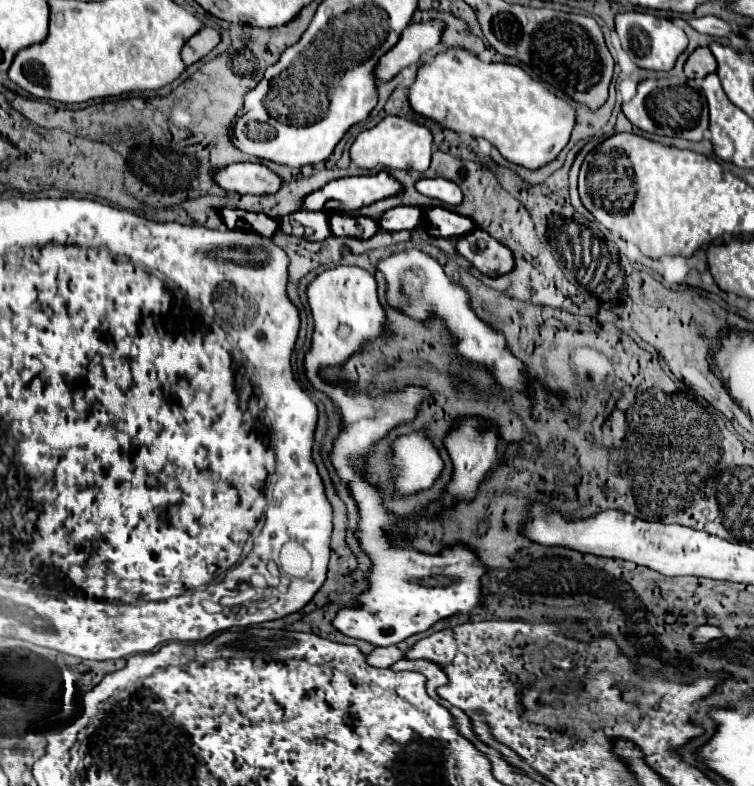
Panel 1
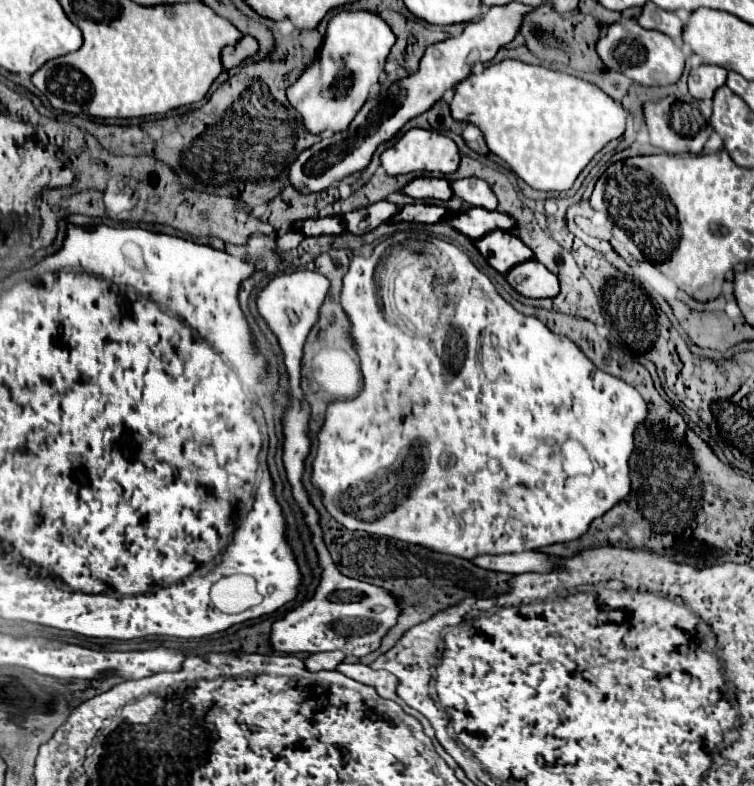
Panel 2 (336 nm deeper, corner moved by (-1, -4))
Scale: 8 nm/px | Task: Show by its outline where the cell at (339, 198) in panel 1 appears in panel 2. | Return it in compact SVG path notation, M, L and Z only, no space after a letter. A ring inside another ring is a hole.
M419 177L413 179L403 191L413 199L441 199L449 201L453 197L453 189L449 189L447 179L435 179L435 177Z

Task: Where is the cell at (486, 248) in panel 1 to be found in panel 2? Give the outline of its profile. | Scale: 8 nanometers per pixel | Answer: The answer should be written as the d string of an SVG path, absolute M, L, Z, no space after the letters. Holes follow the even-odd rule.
M525 261L507 273L509 285L525 297L555 297L559 279L539 261Z

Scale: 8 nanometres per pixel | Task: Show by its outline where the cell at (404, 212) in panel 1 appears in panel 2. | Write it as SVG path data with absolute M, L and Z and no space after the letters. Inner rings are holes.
M471 207L467 213L453 213L449 217L449 223L471 239L479 239L485 233L491 233L493 229L505 229L505 231L515 229L513 217L499 211L487 211L481 207Z

